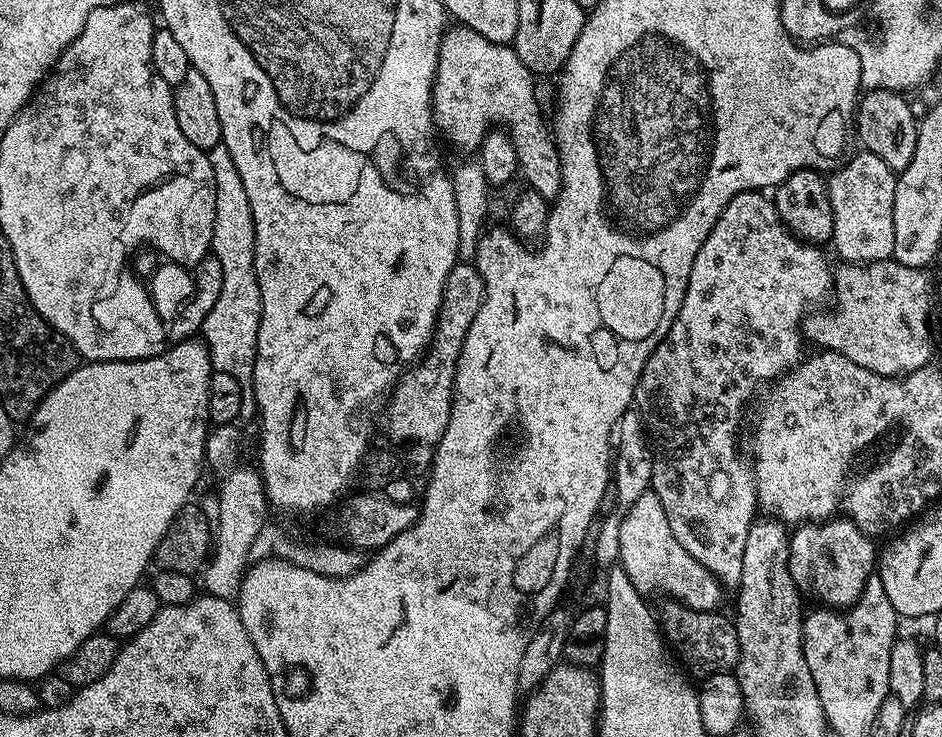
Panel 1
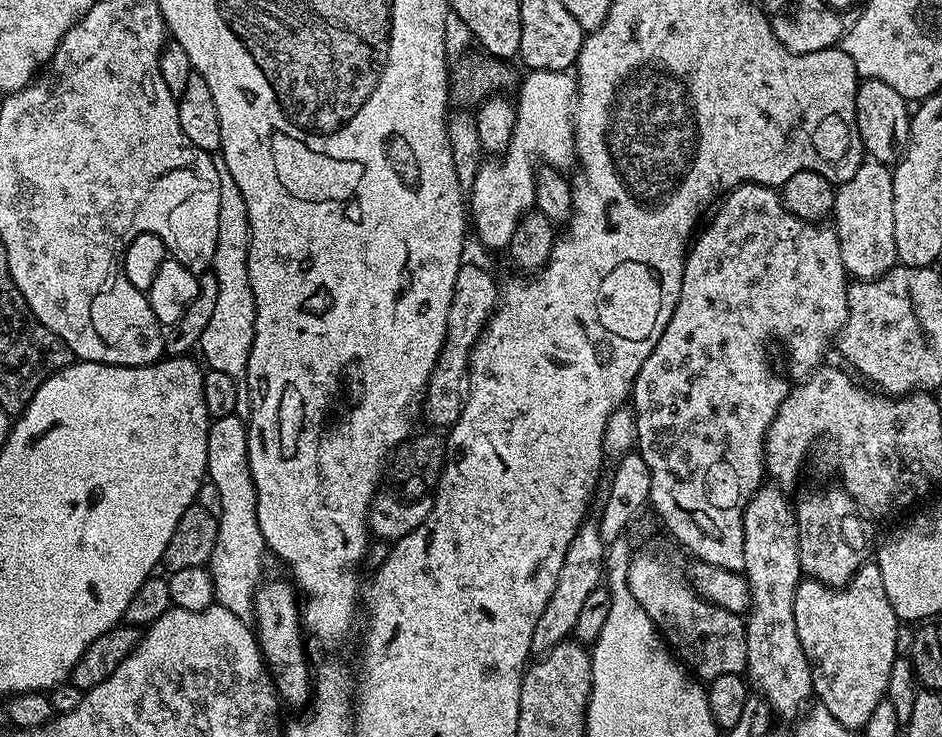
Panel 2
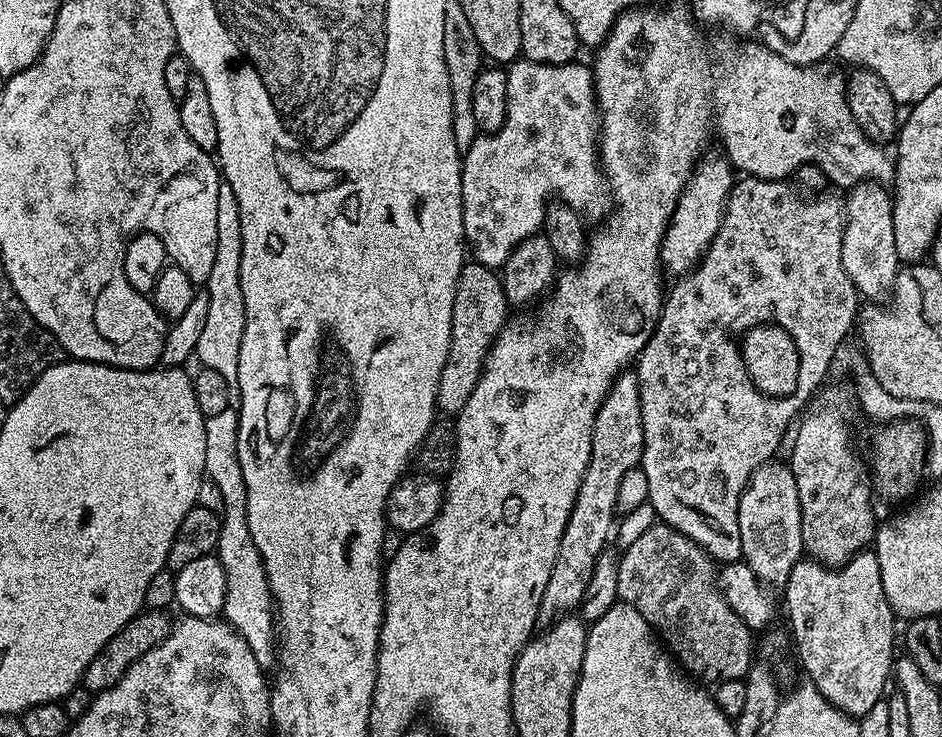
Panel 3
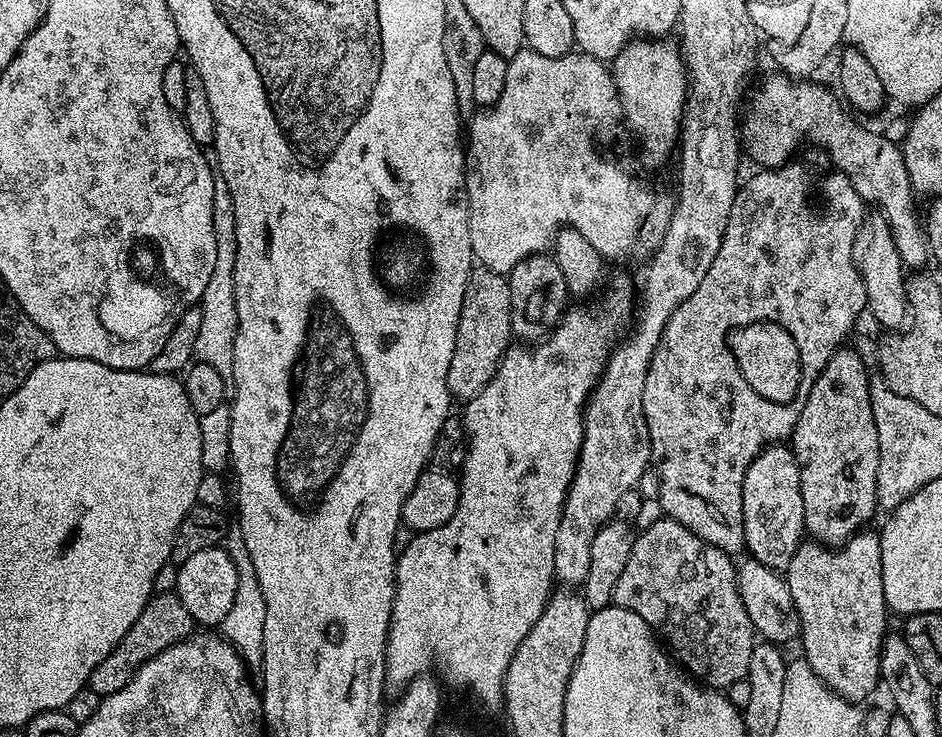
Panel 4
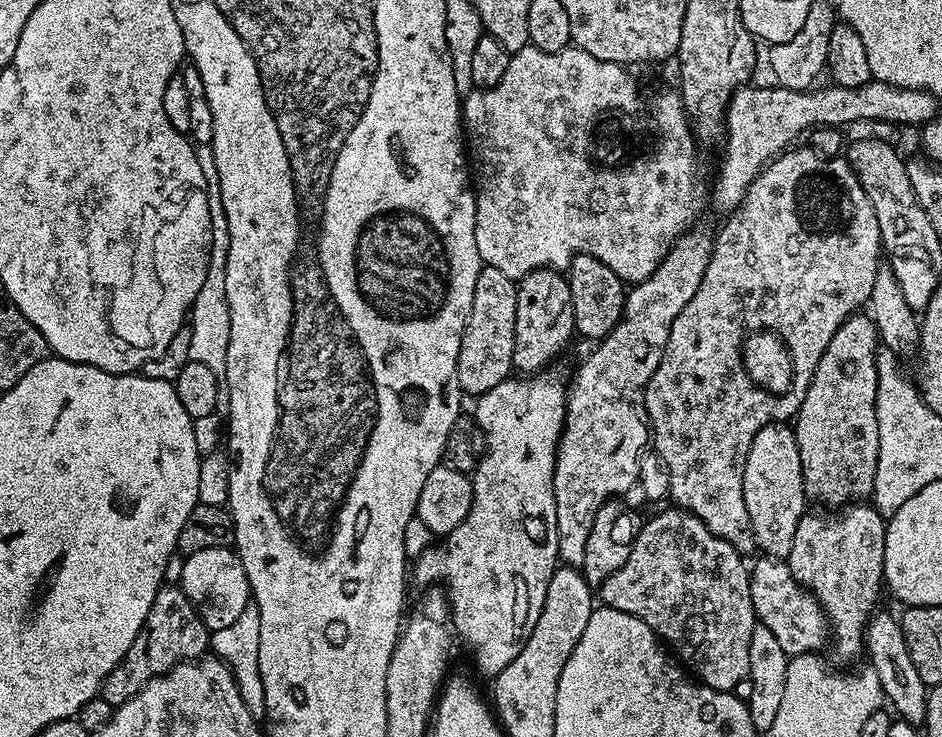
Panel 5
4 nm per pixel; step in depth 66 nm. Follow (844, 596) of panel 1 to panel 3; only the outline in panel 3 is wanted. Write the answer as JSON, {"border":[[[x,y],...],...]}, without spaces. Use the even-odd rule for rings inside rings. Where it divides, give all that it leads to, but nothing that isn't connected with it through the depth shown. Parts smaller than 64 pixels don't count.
{"border":[[[848,386],[846,388],[828,387],[819,389],[814,403],[799,421],[800,429],[798,429],[799,424],[795,429],[796,441],[792,444],[790,467],[798,482],[798,502],[802,506],[802,542],[805,553],[828,568],[841,568],[846,561],[857,556],[859,552],[865,551],[873,543],[878,519],[876,520],[871,508],[873,489],[870,487],[870,468],[865,457],[864,460],[860,457],[860,452],[852,441],[852,428],[848,425],[848,419],[858,412],[853,389]]]}

